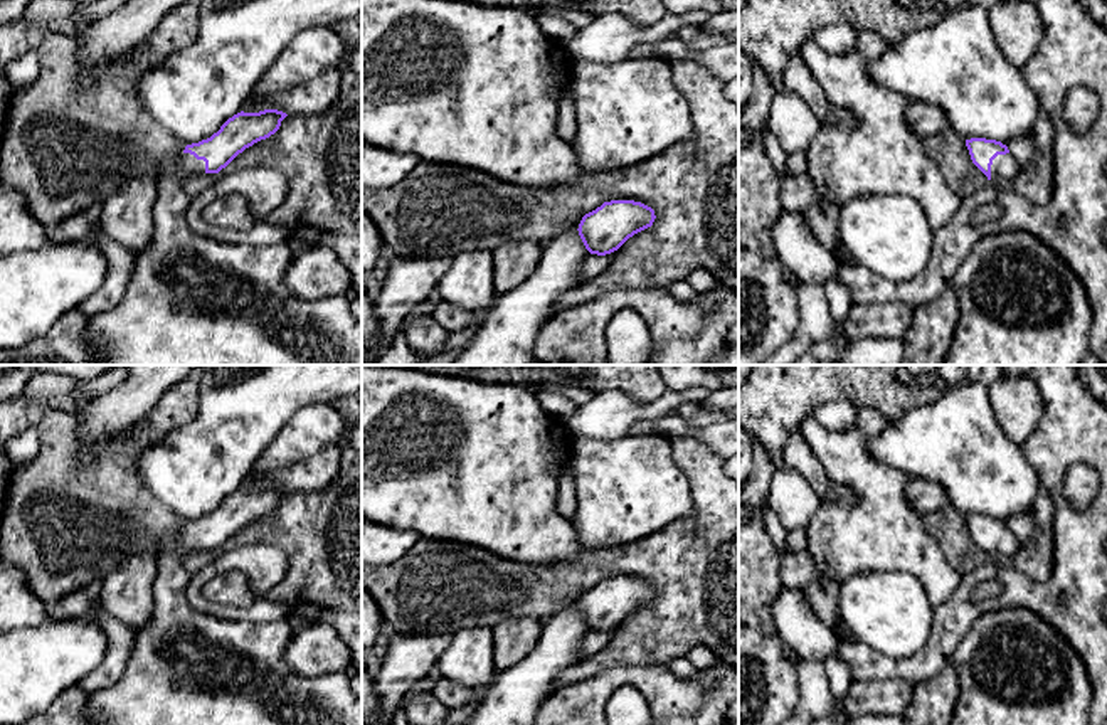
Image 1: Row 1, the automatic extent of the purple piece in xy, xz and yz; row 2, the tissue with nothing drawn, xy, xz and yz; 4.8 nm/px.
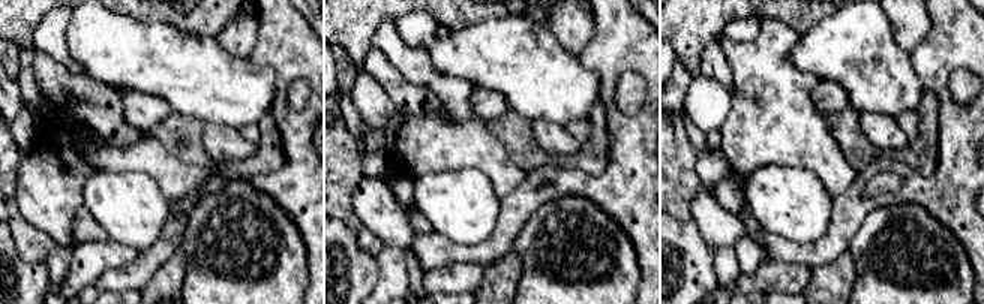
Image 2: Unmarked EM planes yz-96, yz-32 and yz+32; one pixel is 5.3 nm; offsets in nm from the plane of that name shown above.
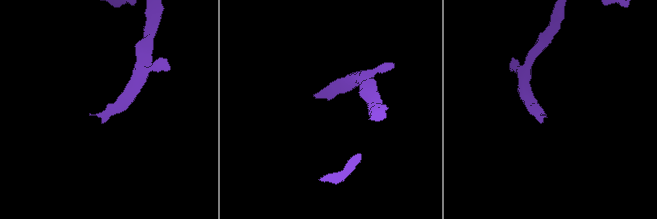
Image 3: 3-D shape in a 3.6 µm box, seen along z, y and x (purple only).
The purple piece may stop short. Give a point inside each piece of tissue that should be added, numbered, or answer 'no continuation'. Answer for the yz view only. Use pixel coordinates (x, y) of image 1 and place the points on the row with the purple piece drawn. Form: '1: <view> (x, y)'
1: yz (1006, 165)

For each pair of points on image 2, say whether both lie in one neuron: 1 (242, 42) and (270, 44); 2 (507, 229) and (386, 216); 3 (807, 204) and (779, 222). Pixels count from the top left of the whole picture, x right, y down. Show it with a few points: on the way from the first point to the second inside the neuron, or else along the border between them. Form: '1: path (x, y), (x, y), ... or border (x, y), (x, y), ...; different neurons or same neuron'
1: border (258, 18), (258, 38), (248, 59); different neurons
2: border (414, 235), (408, 246); different neurons
3: path (800, 205), (786, 217); same neuron

